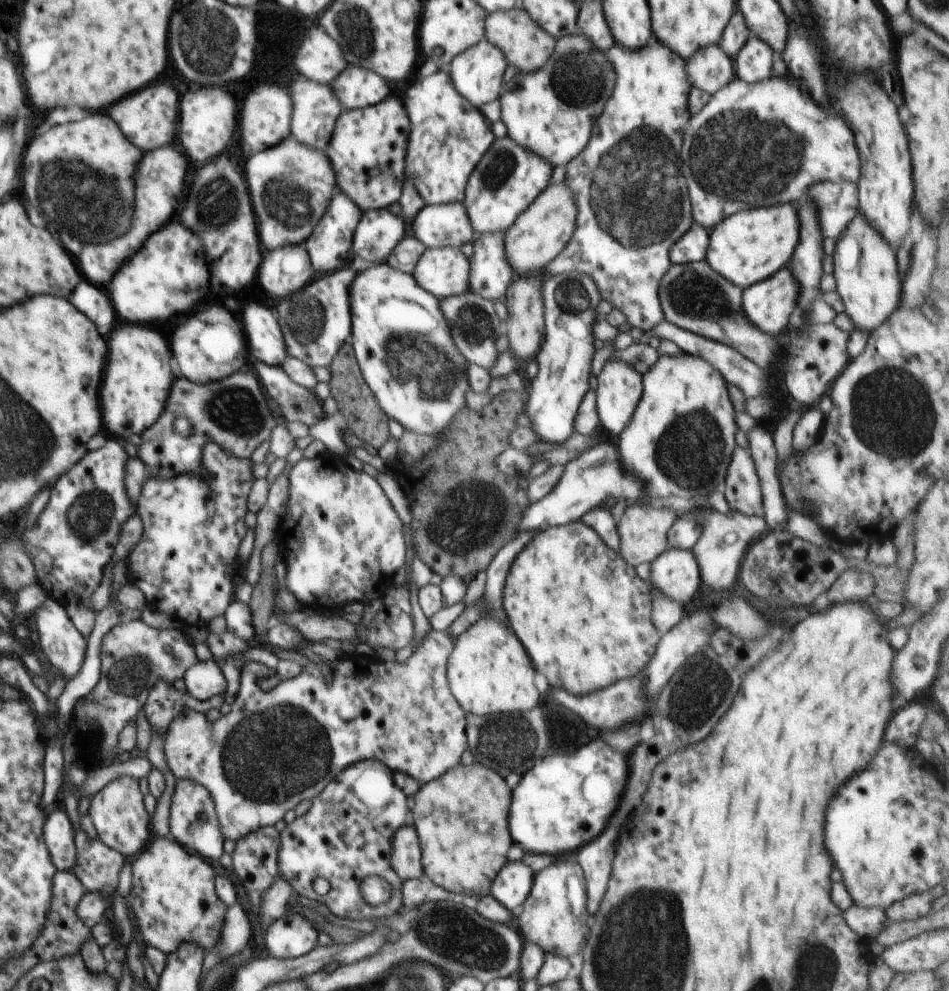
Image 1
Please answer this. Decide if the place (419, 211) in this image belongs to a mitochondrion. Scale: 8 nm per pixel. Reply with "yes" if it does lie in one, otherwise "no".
no

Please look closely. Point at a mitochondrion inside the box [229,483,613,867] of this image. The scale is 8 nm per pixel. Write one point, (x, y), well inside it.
(507, 743)

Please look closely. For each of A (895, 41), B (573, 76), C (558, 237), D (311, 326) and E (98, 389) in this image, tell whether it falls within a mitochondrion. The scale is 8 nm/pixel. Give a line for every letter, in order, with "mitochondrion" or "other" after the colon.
A: other
B: mitochondrion
C: other
D: mitochondrion
E: other

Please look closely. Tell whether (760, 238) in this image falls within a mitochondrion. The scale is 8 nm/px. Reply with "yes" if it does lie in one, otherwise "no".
no

